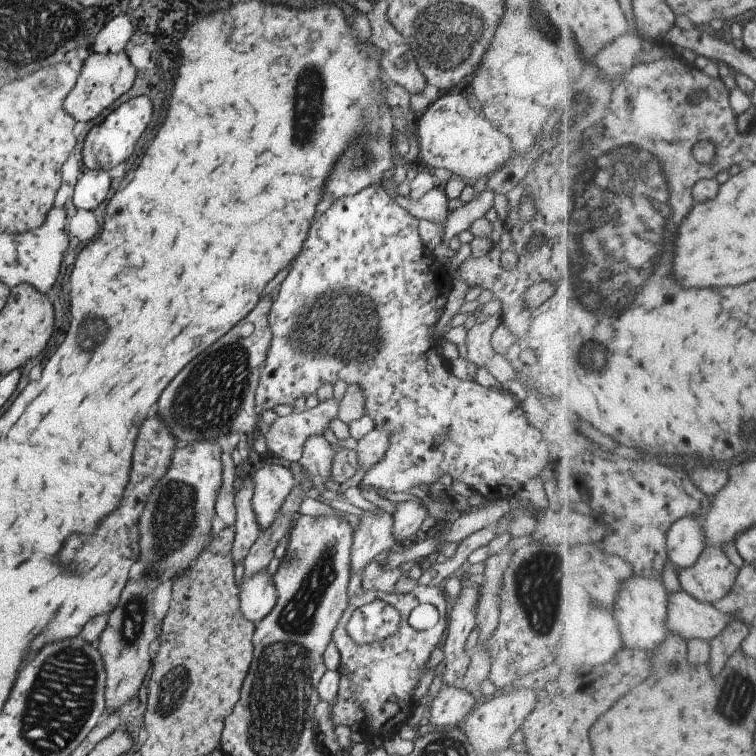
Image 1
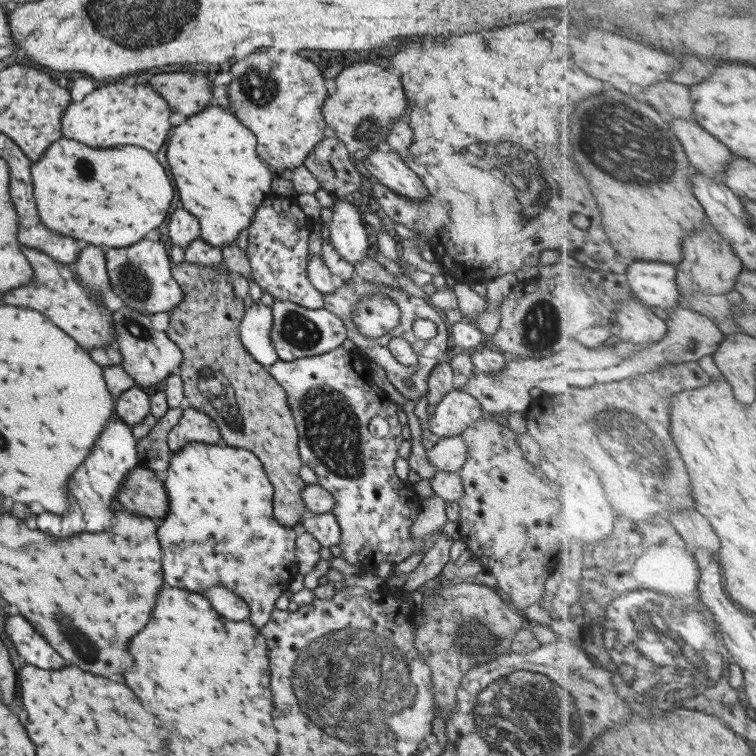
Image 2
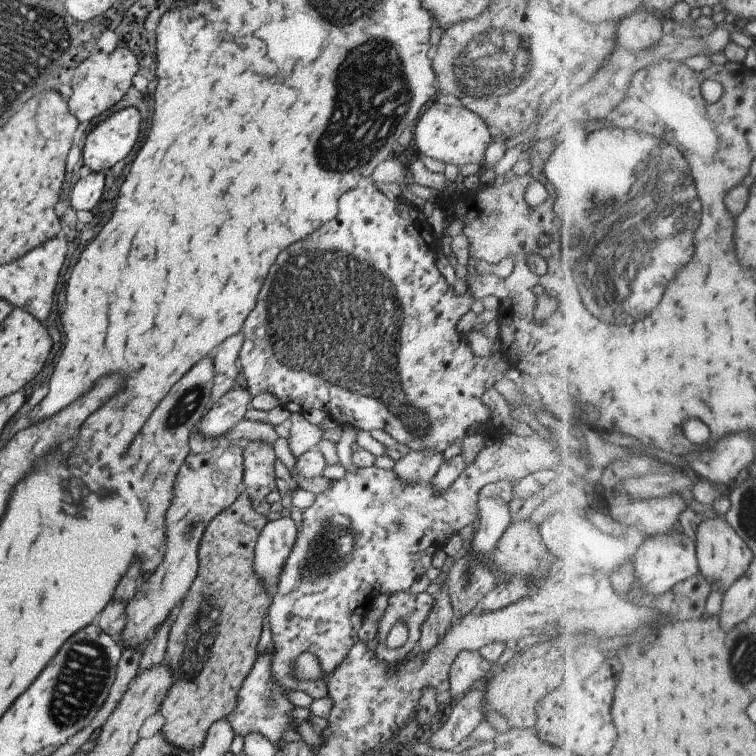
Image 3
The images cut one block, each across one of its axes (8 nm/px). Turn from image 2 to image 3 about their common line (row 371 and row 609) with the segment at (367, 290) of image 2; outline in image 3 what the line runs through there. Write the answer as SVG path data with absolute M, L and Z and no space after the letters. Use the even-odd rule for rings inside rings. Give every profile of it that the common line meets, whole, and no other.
M408 591L396 592L389 596L384 616L378 620L378 647L375 652L378 660L388 664L390 672L396 672L396 666L414 653L421 637L421 626L432 604L434 604L434 597L426 591L421 594L410 594ZM398 622L404 622L408 626L408 640L400 648L390 650L386 646L386 639L392 626Z

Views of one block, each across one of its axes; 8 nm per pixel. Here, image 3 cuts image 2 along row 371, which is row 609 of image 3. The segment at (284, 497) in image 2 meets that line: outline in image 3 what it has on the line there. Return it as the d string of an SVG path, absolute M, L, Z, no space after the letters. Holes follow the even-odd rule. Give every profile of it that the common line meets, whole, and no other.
M242 490L234 504L226 507L208 523L198 547L197 576L178 607L169 632L166 664L174 670L174 684L168 691L160 712L164 716L162 734L168 744L197 753L204 744L209 728L222 718L227 718L237 705L237 696L250 674L257 657L259 643L267 612L272 604L268 588L254 572L256 542L268 520L254 512L248 492ZM212 610L220 610L220 617L212 621Z

